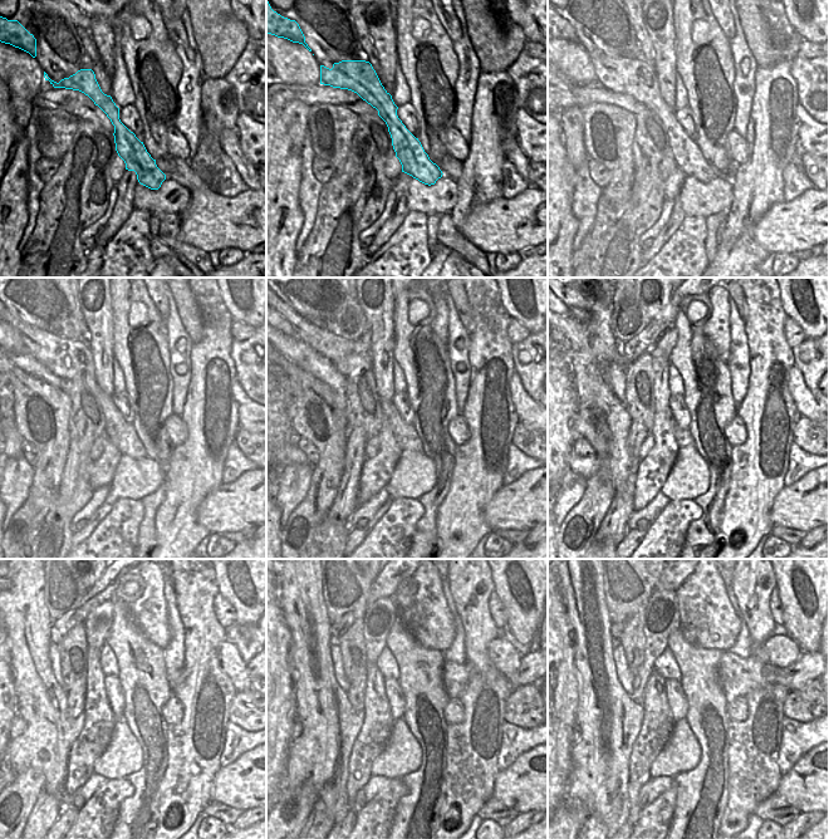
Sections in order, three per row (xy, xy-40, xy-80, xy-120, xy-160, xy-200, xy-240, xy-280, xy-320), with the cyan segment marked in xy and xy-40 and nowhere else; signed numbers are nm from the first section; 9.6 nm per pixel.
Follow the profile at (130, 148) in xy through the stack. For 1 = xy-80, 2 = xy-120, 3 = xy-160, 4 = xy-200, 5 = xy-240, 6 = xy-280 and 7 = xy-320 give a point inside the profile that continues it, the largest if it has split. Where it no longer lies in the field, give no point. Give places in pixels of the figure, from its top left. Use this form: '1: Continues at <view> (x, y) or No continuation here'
1: Continues at xy-80 (637, 78)
2: Continues at xy-120 (69, 359)
3: Continues at xy-160 (352, 357)
4: Continues at xy-200 (629, 351)
5: Continues at xy-240 (68, 621)
6: Continues at xy-280 (346, 621)
7: Continues at xy-320 (617, 628)

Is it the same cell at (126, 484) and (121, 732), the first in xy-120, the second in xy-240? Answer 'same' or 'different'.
same

